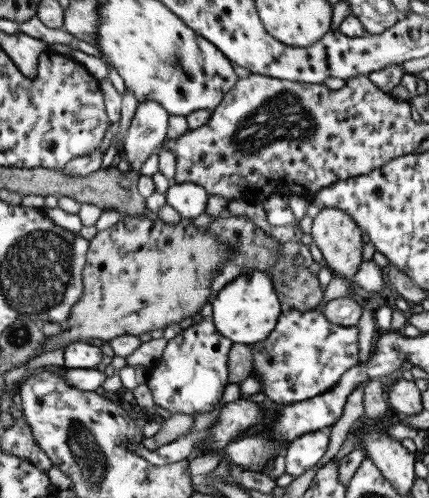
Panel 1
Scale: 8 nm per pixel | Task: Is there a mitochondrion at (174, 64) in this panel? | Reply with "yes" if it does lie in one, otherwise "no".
yes

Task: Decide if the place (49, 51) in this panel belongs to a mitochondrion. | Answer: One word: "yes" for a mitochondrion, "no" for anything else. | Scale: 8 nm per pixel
no

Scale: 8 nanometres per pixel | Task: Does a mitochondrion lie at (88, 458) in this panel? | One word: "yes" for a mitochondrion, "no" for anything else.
yes

